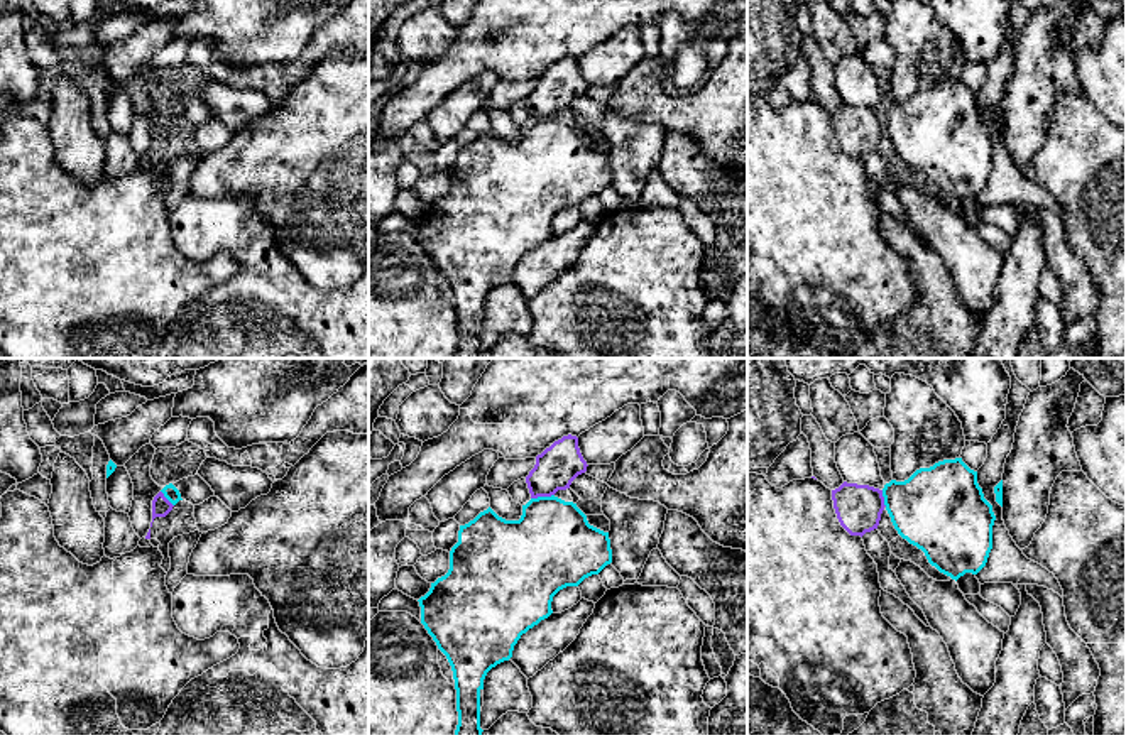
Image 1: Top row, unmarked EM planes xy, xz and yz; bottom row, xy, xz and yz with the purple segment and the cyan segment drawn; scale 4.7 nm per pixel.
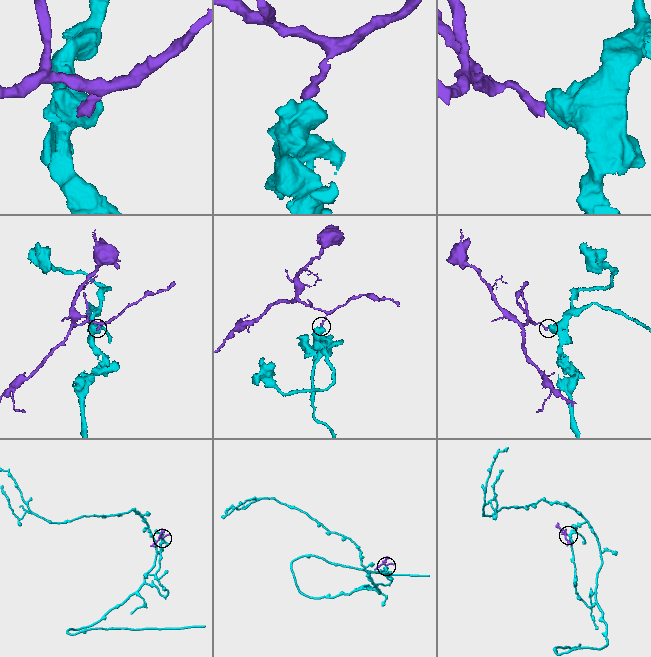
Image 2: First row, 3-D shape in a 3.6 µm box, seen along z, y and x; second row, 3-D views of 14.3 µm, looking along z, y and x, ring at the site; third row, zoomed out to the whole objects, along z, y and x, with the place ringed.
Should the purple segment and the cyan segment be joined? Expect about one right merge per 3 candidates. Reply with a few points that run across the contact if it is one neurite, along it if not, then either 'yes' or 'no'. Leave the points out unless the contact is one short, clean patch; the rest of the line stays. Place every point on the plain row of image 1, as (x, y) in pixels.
line xz (553, 115), (531, 120); no

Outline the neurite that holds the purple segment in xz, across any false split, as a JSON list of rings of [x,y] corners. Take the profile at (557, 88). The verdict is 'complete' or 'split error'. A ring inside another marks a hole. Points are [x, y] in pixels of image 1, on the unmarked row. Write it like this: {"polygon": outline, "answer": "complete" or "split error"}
{"polygon": [[[563,57],[536,78],[536,86],[526,98],[531,120],[551,118],[558,112],[570,110],[571,103],[587,93],[578,59]]], "answer": "complete"}

